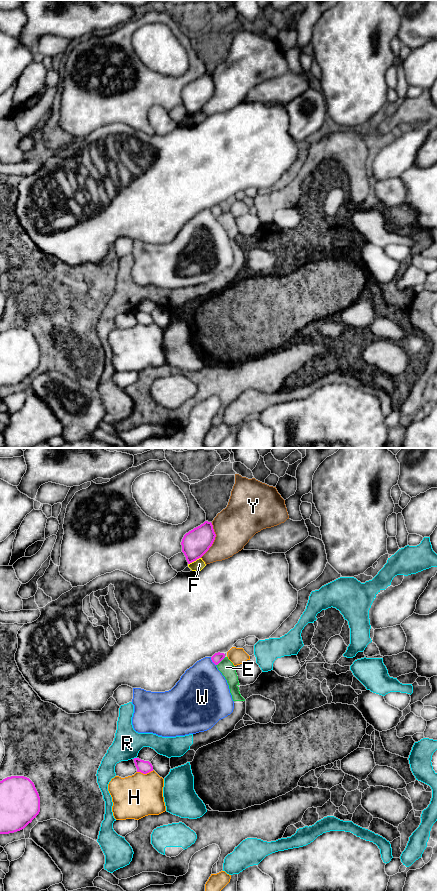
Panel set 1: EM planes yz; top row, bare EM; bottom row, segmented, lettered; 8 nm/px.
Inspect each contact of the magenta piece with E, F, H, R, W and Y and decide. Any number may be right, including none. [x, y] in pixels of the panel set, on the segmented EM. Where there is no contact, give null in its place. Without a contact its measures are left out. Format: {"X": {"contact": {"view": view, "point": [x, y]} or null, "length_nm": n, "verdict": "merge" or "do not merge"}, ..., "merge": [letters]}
{"E": {"contact": {"view": "yz", "point": [220, 661]}, "length_nm": 100, "verdict": "do not merge"}, "F": {"contact": {"view": "yz", "point": [194, 560]}, "length_nm": 120, "verdict": "do not merge"}, "H": {"contact": {"view": "yz", "point": [145, 773]}, "length_nm": 140, "verdict": "do not merge"}, "R": {"contact": {"view": "yz", "point": [134, 758]}, "length_nm": 40, "verdict": "do not merge"}, "W": {"contact": {"view": "yz", "point": [212, 661]}, "length_nm": 80, "verdict": "do not merge"}, "Y": {"contact": {"view": "yz", "point": [214, 539]}, "length_nm": 300, "verdict": "do not merge"}, "merge": []}

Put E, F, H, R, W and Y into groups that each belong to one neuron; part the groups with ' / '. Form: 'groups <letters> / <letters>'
groups E R / F / H / W / Y

